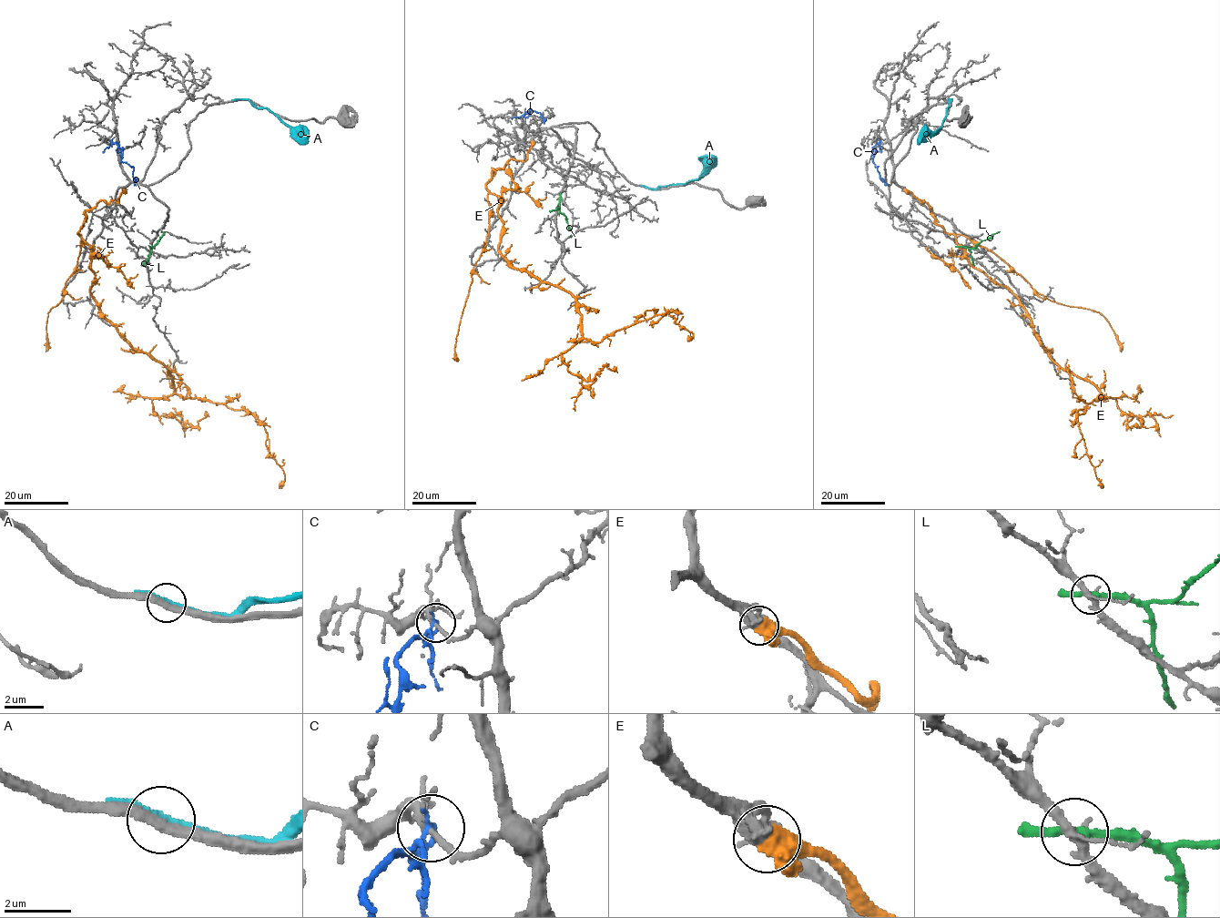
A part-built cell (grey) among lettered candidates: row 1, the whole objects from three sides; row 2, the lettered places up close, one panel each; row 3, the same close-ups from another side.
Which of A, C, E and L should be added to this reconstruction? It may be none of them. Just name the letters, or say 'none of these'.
E

